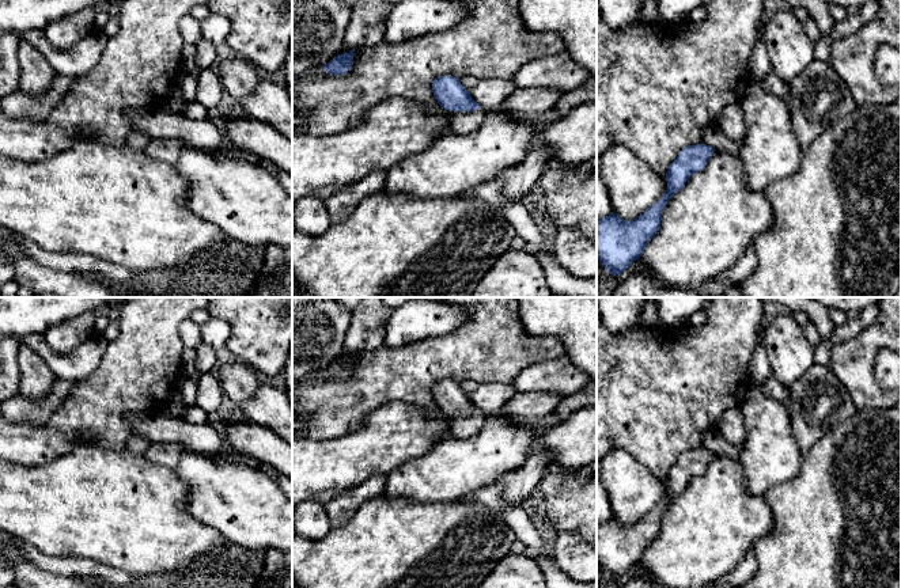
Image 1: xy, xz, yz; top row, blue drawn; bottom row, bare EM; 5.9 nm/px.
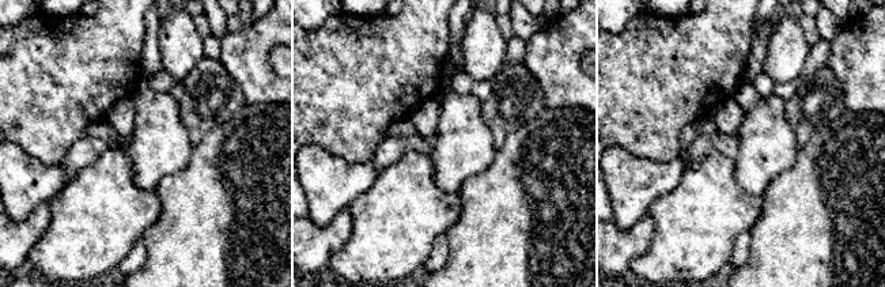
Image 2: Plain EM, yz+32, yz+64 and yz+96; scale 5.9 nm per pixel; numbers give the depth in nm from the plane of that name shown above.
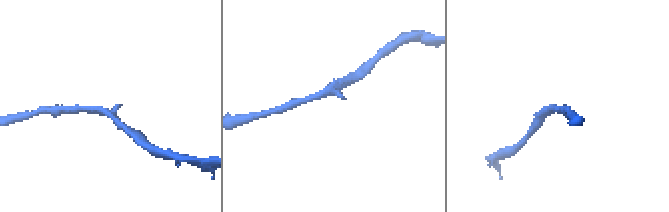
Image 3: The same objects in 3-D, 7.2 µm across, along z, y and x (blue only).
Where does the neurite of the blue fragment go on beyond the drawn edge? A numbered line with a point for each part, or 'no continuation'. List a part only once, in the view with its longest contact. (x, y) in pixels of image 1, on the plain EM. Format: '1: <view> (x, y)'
1: xz (462, 427)

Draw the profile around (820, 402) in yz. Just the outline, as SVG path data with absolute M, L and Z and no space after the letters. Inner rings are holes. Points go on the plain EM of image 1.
M817 363L790 387L790 399L788 410L802 454L856 410L832 369Z

